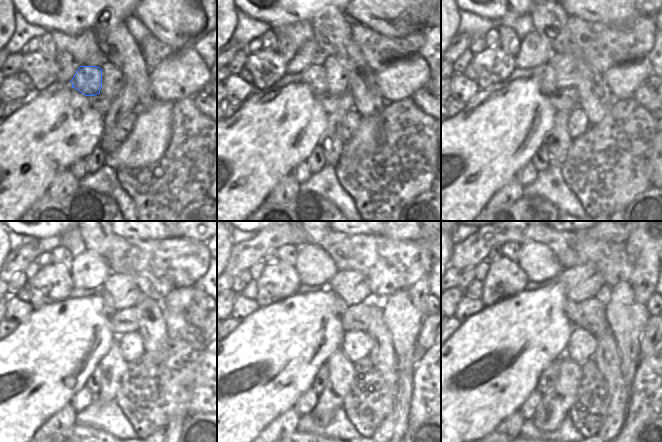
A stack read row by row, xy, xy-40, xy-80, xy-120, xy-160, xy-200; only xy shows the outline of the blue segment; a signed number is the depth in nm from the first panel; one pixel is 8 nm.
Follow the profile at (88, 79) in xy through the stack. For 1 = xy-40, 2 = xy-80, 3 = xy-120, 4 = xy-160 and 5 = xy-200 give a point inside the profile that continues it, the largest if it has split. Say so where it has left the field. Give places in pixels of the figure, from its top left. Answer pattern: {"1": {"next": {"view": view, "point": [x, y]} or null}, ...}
{"1": {"next": {"view": "xy-40", "point": [314, 76]}}, "2": {"next": {"view": "xy-80", "point": [544, 75]}}, "3": {"next": {"view": "xy-120", "point": [108, 309]}}, "4": {"next": {"view": "xy-160", "point": [341, 306]}}, "5": {"next": {"view": "xy-200", "point": [571, 309]}}}

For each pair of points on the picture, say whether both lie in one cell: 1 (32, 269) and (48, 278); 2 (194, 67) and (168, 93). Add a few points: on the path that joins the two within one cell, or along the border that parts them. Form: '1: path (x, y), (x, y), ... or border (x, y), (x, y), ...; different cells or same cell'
1: border (42, 266), (34, 275), (28, 278); different cells
2: path (188, 73), (174, 87); same cell

